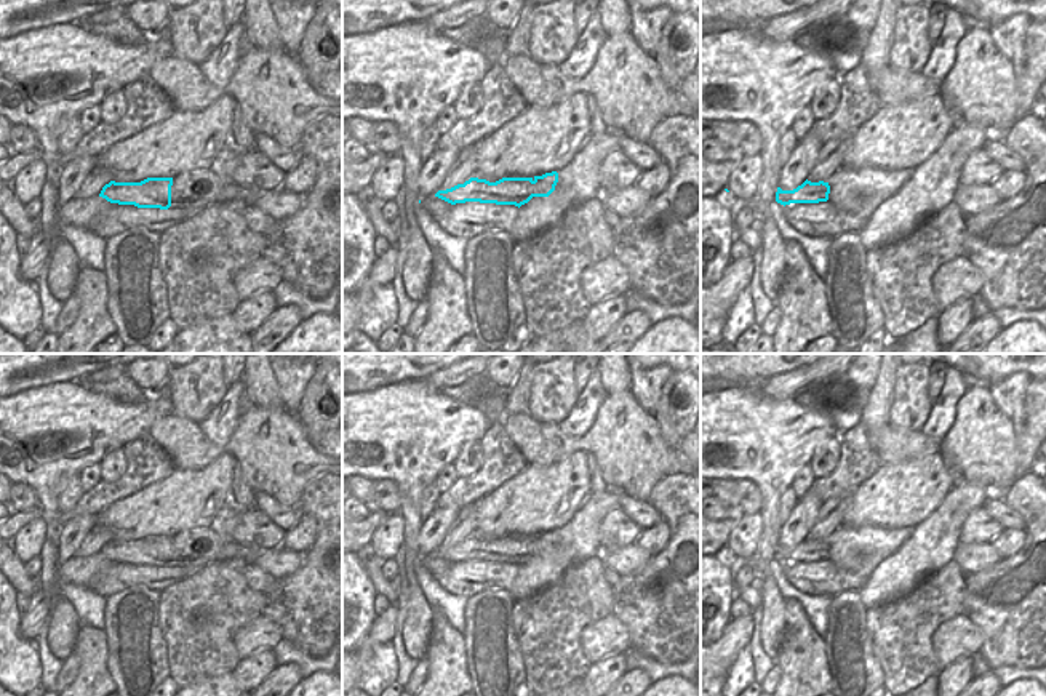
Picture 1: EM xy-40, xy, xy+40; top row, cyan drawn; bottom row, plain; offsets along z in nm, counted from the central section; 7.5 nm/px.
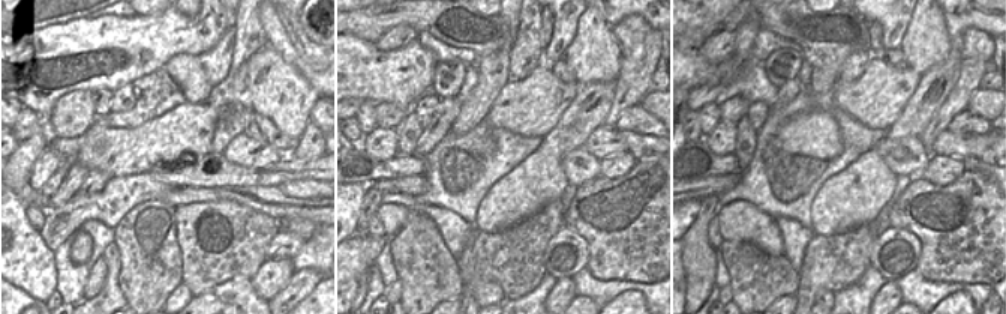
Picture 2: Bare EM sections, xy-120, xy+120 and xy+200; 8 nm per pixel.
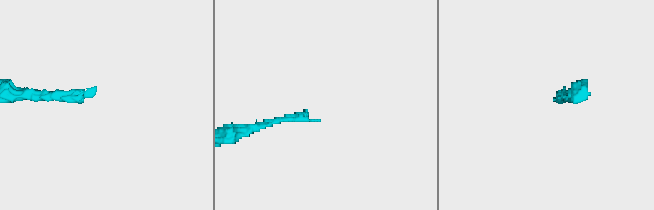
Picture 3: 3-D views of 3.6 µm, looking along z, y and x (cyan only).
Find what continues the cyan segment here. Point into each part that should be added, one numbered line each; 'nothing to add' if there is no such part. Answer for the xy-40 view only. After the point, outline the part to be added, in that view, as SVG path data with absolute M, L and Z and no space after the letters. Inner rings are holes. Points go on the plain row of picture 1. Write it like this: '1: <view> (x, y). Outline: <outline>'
1: xy-40 (195, 548). Outline: M195 528L173 536L171 565L176 566L205 566L213 562L240 558L253 563L267 549L253 549L240 542L224 541L211 528Z

